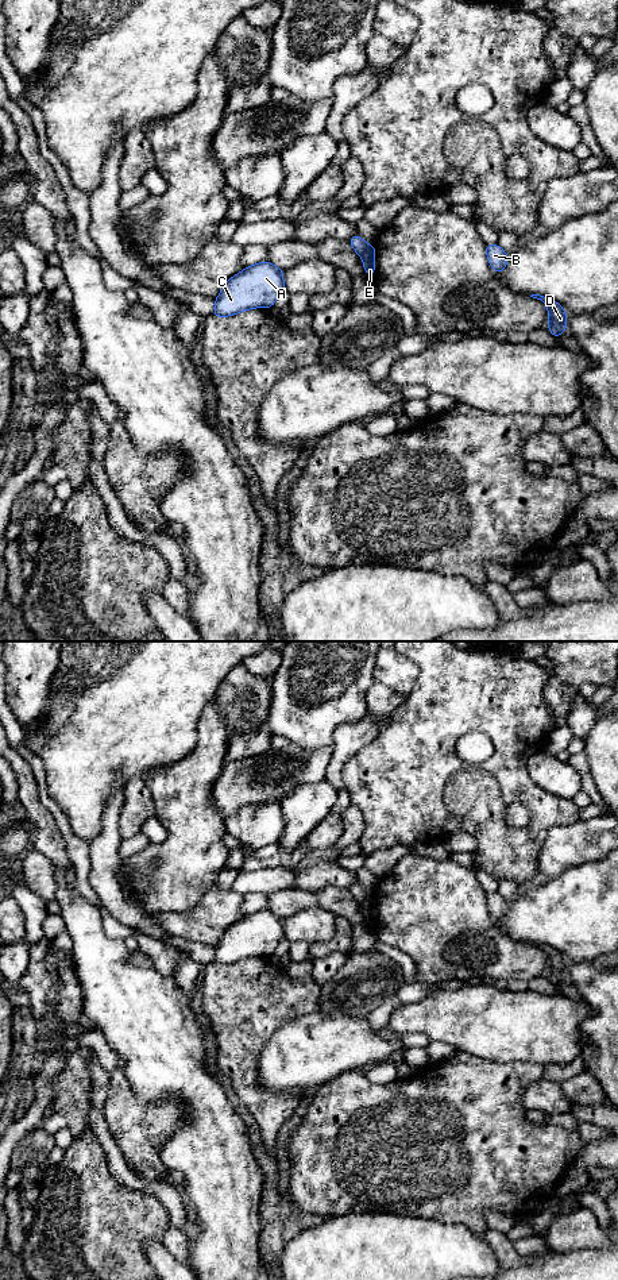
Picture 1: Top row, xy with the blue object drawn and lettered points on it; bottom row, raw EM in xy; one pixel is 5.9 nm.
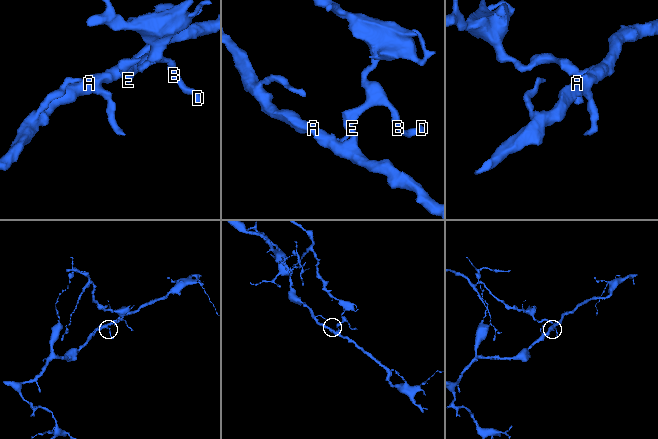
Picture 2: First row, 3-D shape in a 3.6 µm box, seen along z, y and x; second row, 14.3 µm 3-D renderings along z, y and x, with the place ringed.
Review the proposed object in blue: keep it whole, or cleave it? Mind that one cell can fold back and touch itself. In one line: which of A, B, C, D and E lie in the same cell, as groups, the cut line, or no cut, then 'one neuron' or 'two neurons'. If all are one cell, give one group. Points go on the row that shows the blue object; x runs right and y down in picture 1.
A C E / B D; cut in xy along (369, 246), (362, 257); two neurons

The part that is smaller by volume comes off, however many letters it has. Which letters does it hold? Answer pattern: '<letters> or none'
B, D

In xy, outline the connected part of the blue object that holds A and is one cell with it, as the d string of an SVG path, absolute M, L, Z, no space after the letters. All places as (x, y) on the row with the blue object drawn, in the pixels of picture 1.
M263 261L229 278L215 300L213 317L233 316L252 308L271 308L285 290L283 270Z

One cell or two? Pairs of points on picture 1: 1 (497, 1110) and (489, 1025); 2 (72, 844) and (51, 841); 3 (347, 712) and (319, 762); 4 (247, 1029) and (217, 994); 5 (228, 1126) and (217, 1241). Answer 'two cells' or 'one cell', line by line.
1: two cells
2: two cells
3: two cells
4: one cell
5: one cell

